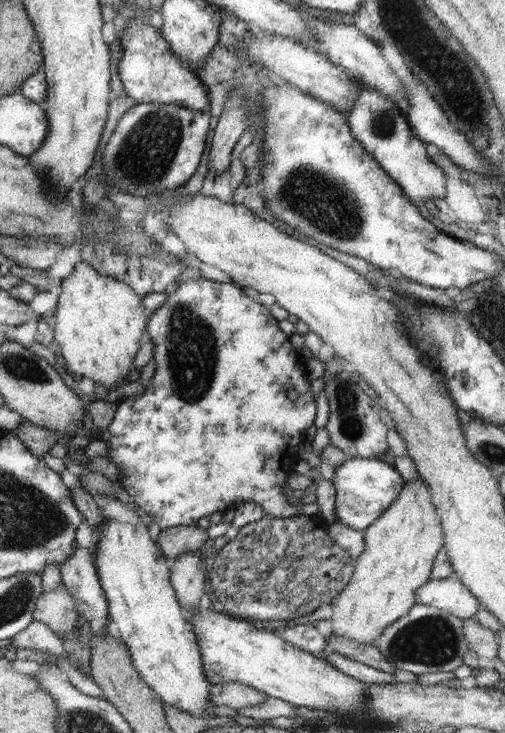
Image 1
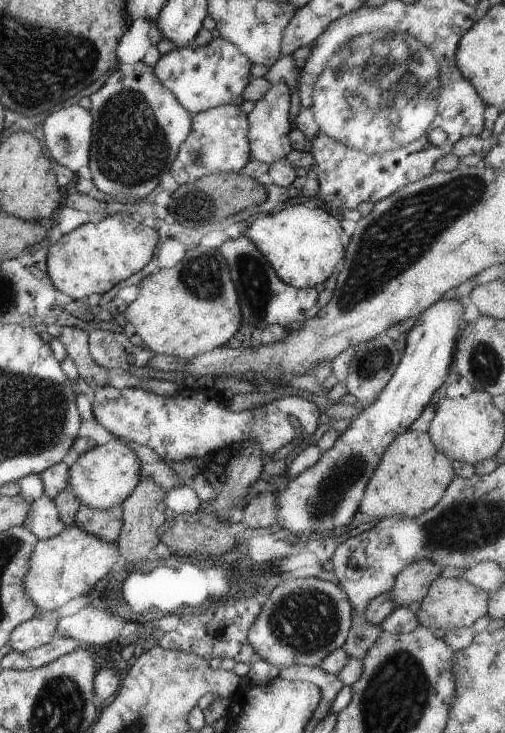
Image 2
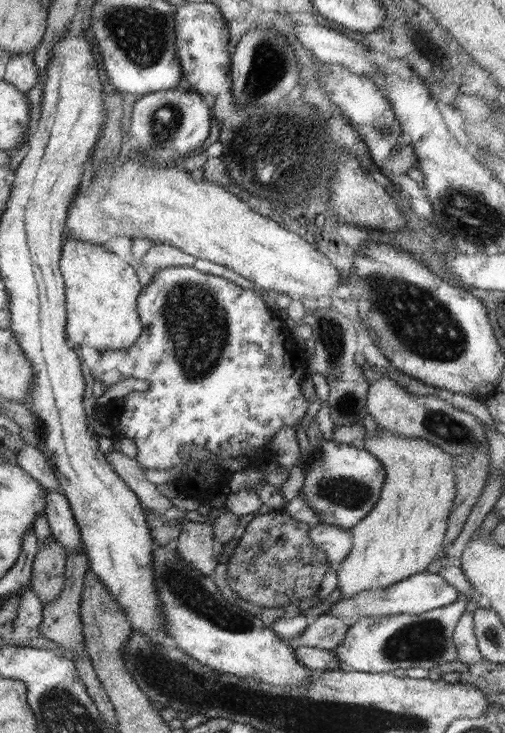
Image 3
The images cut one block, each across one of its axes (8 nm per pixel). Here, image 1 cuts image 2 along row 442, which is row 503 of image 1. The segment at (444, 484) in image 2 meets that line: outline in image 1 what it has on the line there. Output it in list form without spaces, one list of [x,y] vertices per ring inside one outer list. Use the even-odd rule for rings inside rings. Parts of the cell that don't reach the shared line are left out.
[[[422,478],[406,481],[394,502],[375,520],[364,533],[364,550],[354,563],[352,578],[337,597],[331,600],[333,634],[357,644],[374,645],[382,631],[404,617],[412,606],[417,604],[415,592],[431,578],[432,567],[438,551],[444,548],[444,533],[436,507],[432,504],[432,495],[428,483]]]

